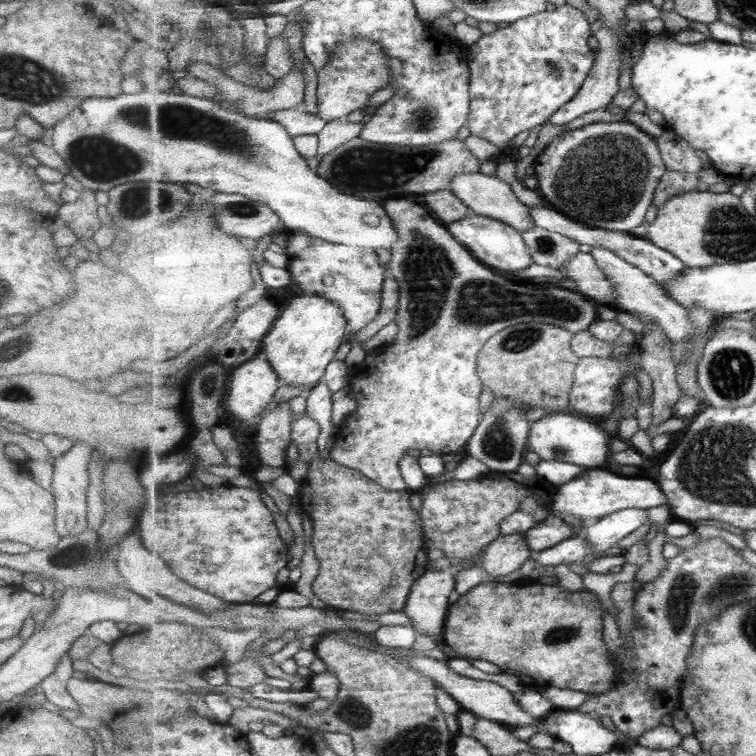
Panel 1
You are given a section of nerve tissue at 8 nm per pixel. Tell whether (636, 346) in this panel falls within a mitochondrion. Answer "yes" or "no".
no

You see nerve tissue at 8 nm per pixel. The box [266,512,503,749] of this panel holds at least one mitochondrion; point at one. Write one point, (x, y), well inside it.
(373, 575)

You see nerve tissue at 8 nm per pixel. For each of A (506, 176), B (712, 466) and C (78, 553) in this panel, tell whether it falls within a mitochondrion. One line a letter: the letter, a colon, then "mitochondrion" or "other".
A: other
B: mitochondrion
C: mitochondrion

